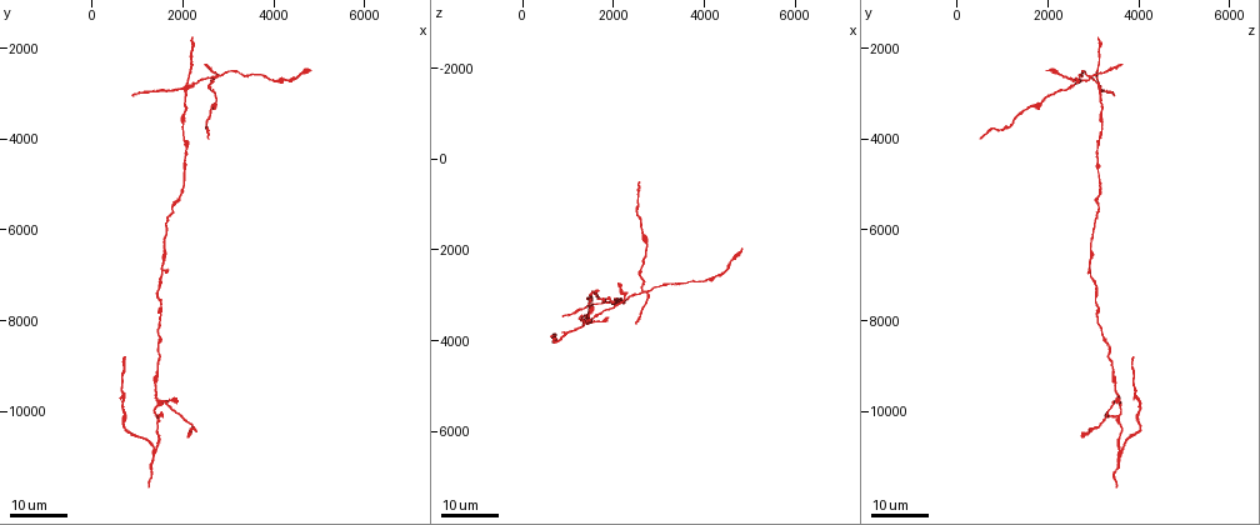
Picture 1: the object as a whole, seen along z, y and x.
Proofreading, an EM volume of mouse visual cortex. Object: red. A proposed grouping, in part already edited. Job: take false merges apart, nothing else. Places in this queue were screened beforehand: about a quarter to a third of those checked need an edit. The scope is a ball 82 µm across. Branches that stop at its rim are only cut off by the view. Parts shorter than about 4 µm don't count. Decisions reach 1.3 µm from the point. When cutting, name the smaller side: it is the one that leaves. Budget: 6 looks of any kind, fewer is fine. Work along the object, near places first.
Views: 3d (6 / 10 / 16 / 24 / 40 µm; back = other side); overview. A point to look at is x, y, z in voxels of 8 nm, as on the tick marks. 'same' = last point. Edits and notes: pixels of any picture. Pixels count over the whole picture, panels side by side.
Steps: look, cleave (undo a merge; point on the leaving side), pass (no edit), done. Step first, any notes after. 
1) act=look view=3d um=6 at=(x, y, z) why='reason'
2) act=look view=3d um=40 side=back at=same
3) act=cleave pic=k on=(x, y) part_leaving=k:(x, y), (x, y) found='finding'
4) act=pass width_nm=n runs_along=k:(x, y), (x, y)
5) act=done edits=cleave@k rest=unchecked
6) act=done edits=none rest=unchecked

act=look view=3d um=24 at=(2100, 4550, 3050) why='sudden change in width'

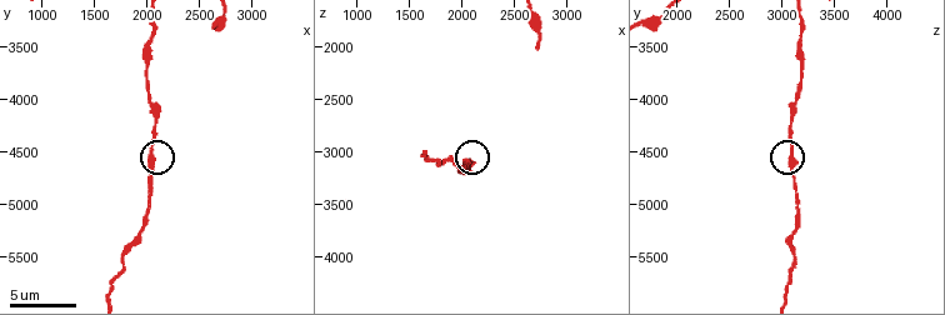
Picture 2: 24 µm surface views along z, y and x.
act=look view=3d um=6 at=(2040, 4520, 3100) why='closer look'

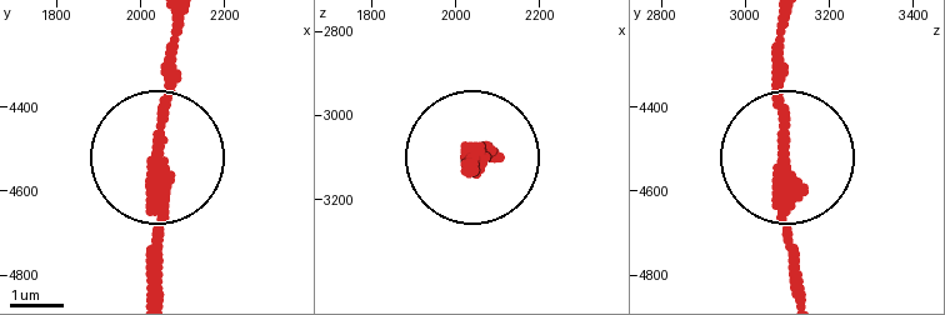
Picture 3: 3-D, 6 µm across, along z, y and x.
act=pass runs_along=3:(148, 290), (170, 21) found='all the same neuron'

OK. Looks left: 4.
act=look view=3d um=16 at=(2040, 3380, 3160) why='calibre changes'

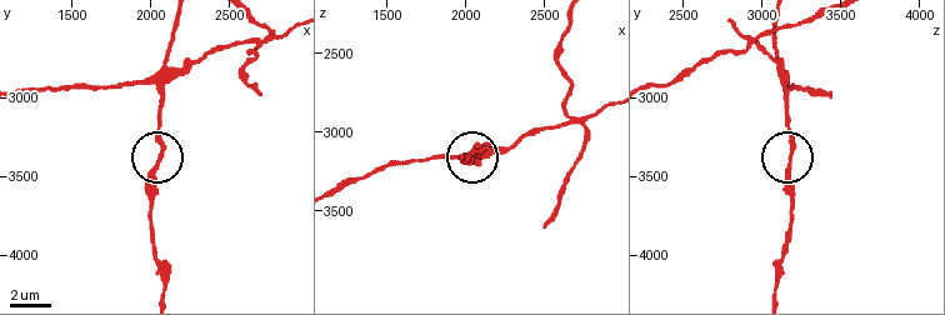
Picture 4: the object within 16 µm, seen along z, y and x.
act=pass width_nm=220 runs_along=4:(774, 291), (774, 270), (784, 250), (789, 220), (789, 91) found='all the same neuron'

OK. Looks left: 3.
act=look view=3d um=16 at=(2100, 2900, 3100) why='two arms in line, one across'

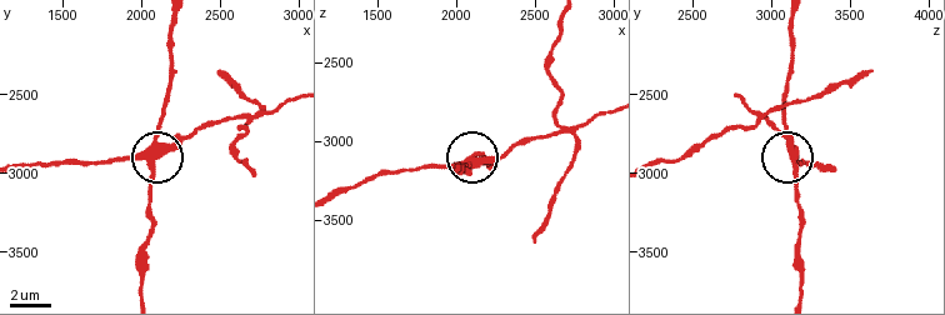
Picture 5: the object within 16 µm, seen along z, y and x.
act=look view=3d um=10 at=(2140, 2860, 3120) why='zoom in'

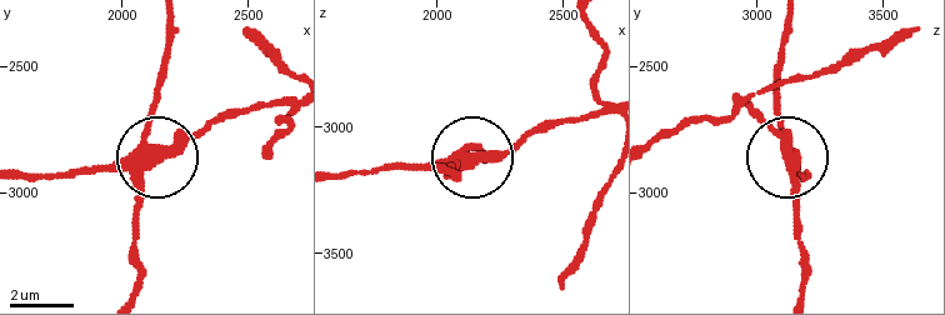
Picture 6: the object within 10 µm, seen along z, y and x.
act=cleave pic=6 on=(178, 134) part_leaving=6:(143, 164), (173, 158), (261, 108), (285, 115), (269, 148) found='two neurons meet here'

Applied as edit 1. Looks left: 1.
act=done edits=cleave@6 rest=unchecked

